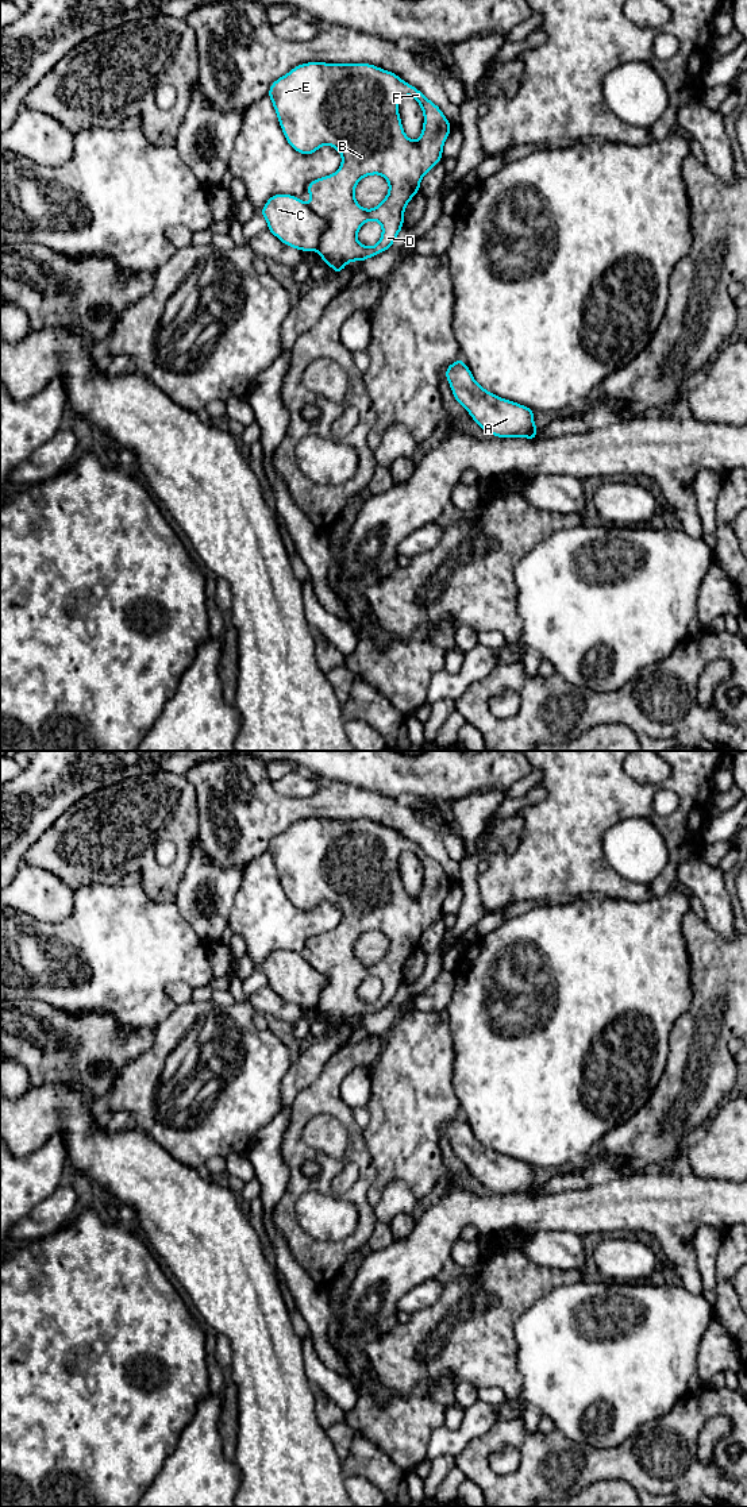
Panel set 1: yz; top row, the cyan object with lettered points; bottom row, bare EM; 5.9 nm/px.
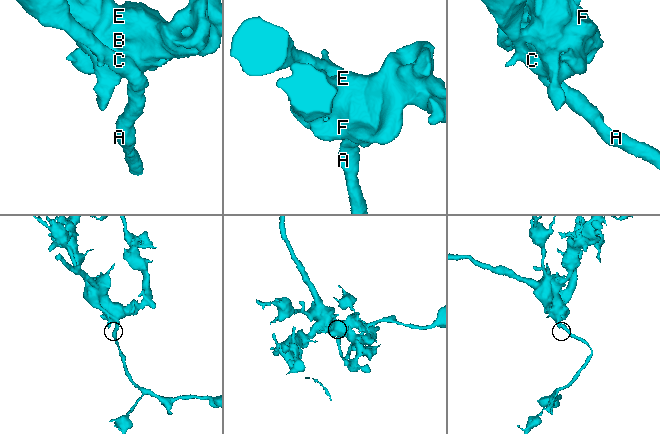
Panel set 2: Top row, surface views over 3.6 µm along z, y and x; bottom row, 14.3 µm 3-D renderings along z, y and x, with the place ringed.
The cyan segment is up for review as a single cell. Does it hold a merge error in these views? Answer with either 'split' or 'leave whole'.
split

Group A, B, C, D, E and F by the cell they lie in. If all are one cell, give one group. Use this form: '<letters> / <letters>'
A C / B D E F

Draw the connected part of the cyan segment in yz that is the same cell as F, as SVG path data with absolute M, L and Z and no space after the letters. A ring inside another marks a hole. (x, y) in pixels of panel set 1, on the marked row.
M301 63L277 78L267 96L294 151L311 155L330 144L342 155L342 165L334 174L311 181L305 189L311 194L309 208L327 223L319 243L320 258L338 274L349 262L363 262L390 248L404 226L407 204L420 190L423 176L443 158L442 149L453 126L442 109L396 73L371 63ZM404 96L415 97L424 115L416 142L405 135L401 126L398 103ZM373 174L388 181L389 192L376 208L365 209L357 203L354 192L363 177ZM367 220L376 220L382 227L382 235L373 247L357 240Z

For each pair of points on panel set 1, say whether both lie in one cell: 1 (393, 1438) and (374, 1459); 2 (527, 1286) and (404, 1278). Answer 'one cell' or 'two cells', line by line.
1: two cells
2: two cells

